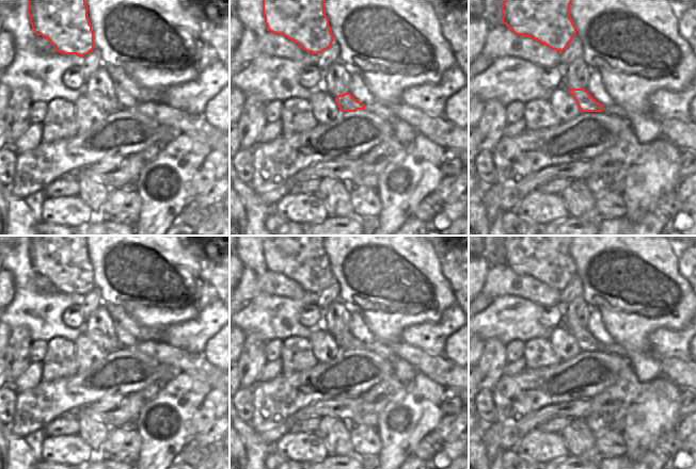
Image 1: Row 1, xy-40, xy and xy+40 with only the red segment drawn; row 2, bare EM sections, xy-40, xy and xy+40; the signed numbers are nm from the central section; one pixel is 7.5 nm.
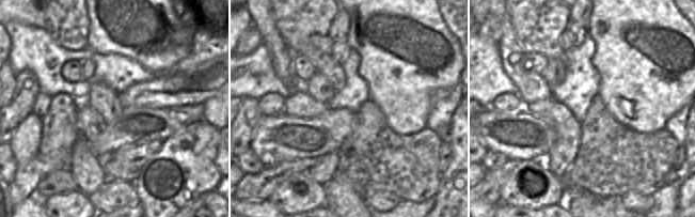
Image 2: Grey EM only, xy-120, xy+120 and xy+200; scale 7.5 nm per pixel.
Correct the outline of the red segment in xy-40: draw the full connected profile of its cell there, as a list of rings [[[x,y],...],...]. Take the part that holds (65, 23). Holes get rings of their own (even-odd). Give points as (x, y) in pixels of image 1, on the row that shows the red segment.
[[[28,0],[32,30],[63,54],[84,56],[94,49],[85,0]]]

